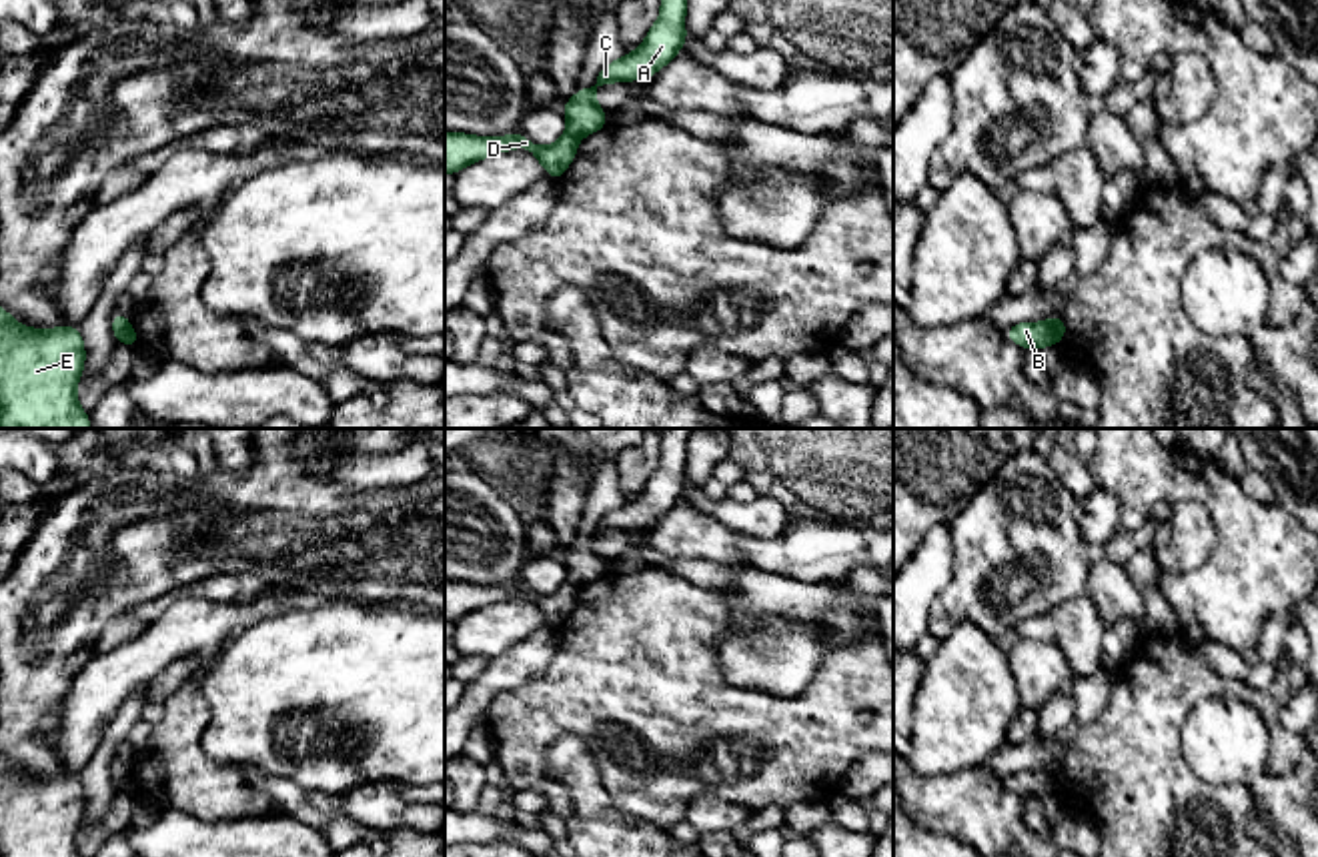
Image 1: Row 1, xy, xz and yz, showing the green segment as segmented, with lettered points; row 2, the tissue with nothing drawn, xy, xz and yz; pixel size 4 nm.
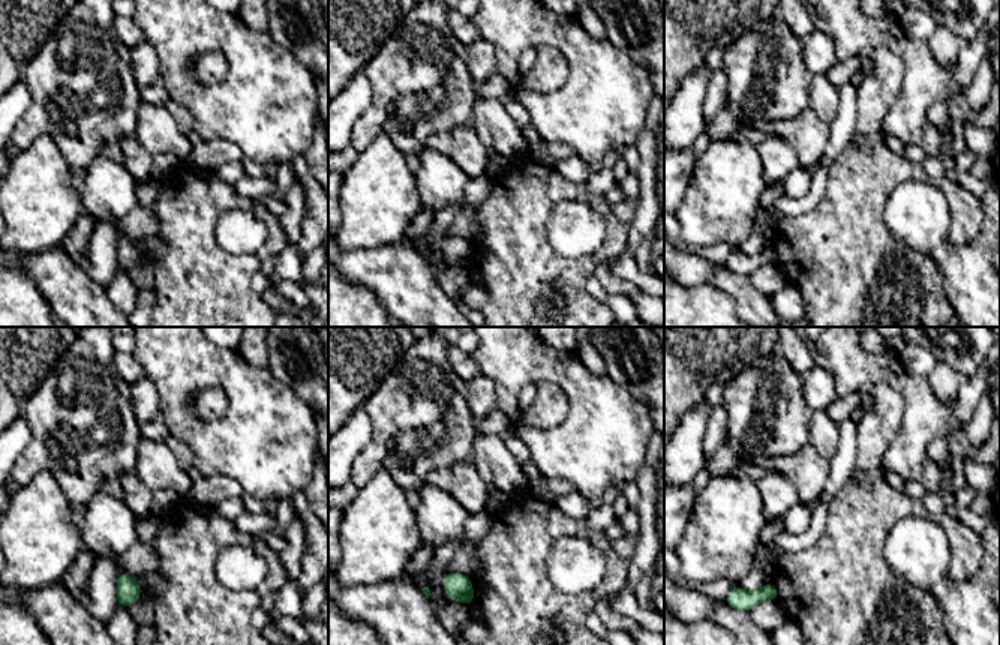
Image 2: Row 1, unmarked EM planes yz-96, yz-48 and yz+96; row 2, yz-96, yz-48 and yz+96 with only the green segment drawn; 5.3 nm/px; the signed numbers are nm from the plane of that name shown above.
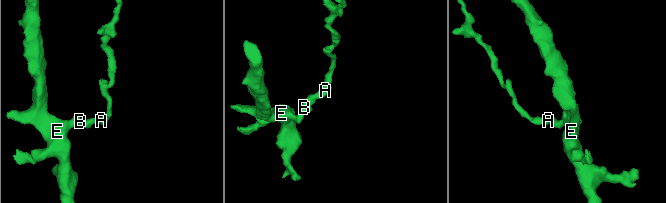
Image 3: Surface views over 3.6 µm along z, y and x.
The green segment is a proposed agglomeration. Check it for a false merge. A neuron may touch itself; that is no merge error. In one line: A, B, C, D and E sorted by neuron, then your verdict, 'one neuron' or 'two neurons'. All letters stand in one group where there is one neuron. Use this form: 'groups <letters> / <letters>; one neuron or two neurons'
groups A B C / D E; two neurons

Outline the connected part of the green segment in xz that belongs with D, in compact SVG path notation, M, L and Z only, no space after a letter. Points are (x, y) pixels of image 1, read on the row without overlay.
M445 581L445 623L457 623L467 613L513 597L527 597L543 613L547 625L559 629L577 603L579 587L565 581L553 595L539 595L523 581L509 585L471 585Z

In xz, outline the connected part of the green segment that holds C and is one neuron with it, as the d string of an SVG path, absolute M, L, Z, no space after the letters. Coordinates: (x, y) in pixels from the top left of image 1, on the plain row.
M665 428L661 433L659 469L651 475L643 493L635 501L603 515L589 537L577 539L563 553L569 583L581 587L609 575L605 559L595 551L597 535L651 527L685 495L687 479L683 469L689 435L689 428Z

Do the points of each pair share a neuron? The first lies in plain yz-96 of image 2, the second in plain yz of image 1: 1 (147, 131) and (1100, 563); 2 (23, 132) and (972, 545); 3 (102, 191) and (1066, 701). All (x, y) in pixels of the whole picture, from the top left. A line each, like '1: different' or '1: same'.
1: same
2: same
3: different

